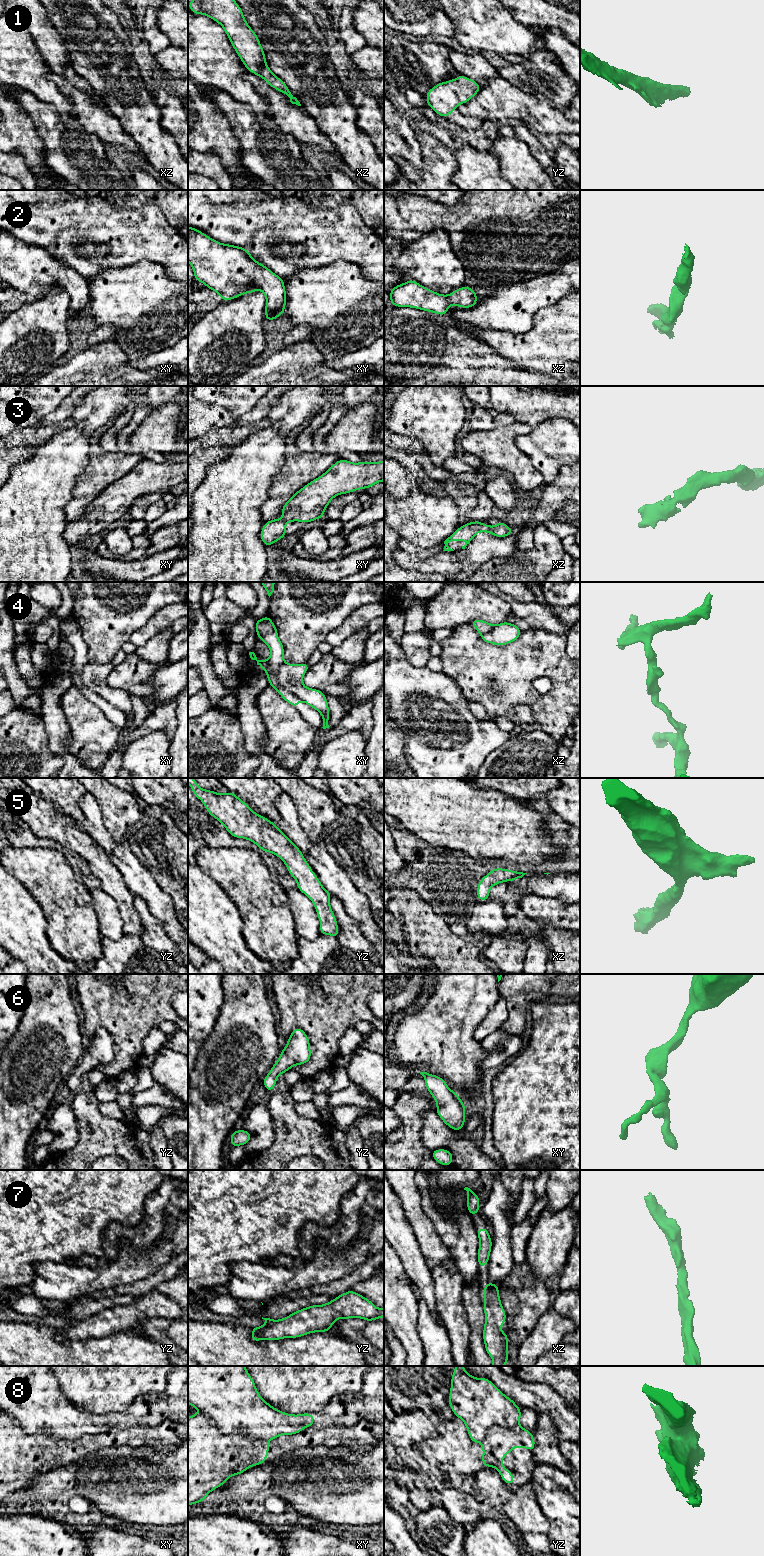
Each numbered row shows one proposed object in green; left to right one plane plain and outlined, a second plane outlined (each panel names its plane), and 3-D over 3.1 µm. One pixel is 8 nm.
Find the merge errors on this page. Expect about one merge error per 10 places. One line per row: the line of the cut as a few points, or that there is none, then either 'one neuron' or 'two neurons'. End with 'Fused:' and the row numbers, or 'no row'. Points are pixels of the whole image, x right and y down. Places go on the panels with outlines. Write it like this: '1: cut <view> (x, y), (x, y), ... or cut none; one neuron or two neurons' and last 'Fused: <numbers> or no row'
1: cut none; one neuron
2: cut none; one neuron
3: cut none; one neuron
4: cut xy (283, 662), (276, 672), (277, 680), (300, 700); two neurons
5: cut none; one neuron
6: cut none; one neuron
7: cut none; one neuron
8: cut xy (201, 1412), (222, 1433), (244, 1431), (252, 1439), (266, 1441); two neurons
Fused: 4, 8

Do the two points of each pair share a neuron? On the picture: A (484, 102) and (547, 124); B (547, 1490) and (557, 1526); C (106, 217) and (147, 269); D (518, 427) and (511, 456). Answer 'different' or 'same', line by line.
A: same
B: same
C: different
D: same

